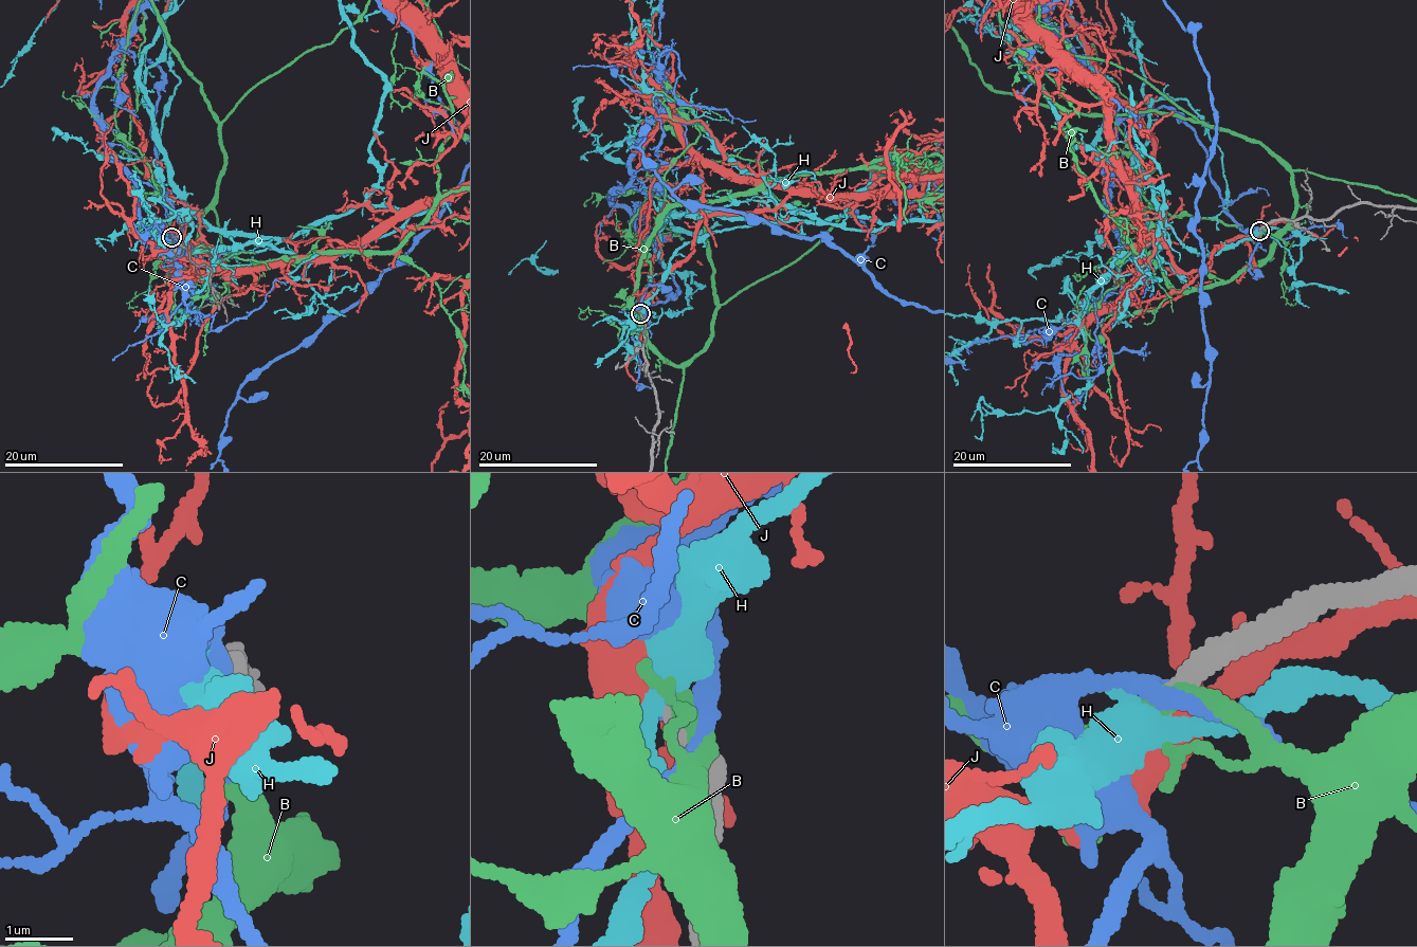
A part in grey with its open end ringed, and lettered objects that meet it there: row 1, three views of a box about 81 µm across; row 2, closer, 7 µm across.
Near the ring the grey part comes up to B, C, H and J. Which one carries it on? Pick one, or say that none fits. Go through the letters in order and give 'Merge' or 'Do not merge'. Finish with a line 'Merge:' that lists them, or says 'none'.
B: Do not merge
C: Do not merge
H: Do not merge
J: Do not merge
Merge: none

